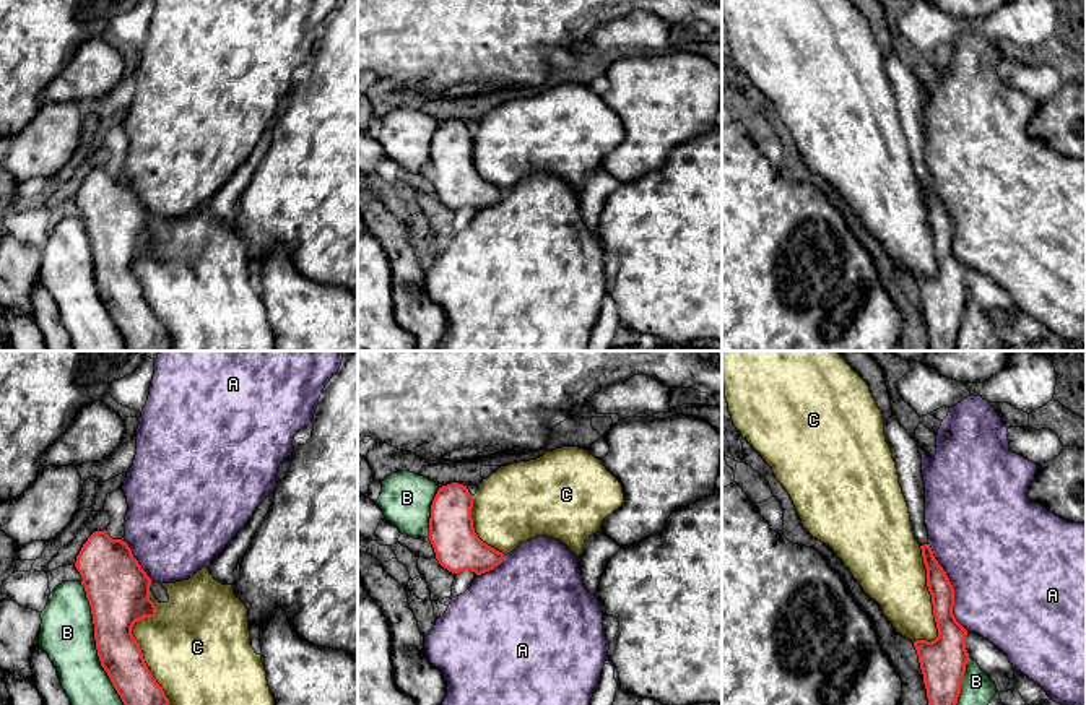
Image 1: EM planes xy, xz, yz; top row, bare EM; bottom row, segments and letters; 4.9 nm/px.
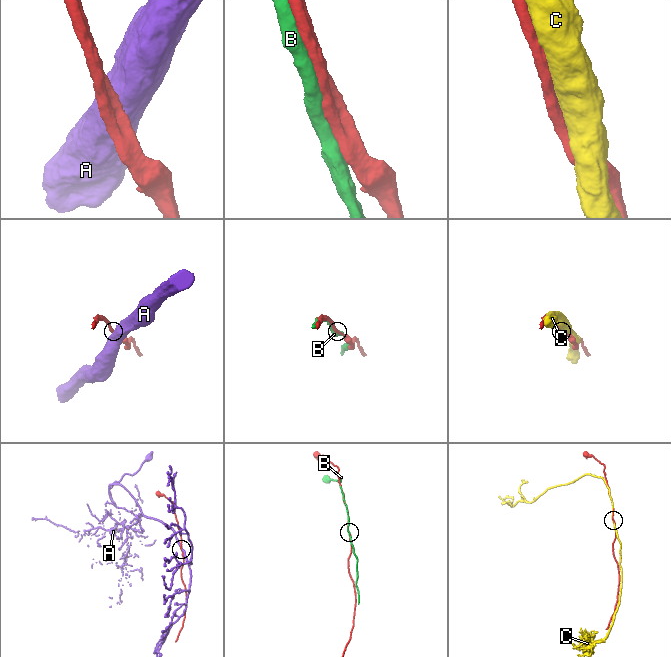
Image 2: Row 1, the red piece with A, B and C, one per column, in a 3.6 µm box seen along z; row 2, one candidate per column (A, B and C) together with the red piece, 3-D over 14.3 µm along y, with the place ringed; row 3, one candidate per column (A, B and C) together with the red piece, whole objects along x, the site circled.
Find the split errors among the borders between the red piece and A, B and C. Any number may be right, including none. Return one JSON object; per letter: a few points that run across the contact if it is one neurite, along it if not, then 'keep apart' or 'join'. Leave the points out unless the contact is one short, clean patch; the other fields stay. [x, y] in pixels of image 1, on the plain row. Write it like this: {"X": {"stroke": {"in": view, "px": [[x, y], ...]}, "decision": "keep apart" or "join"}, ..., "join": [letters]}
{"A": {"stroke": {"in": "yz", "px": [[927, 179], [953, 224], [953, 252], [968, 267]]}, "decision": "keep apart"}, "B": {"decision": "keep apart"}, "C": {"decision": "keep apart"}, "join": []}

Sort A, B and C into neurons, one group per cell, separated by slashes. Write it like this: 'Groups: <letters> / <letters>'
Groups: A / B C

